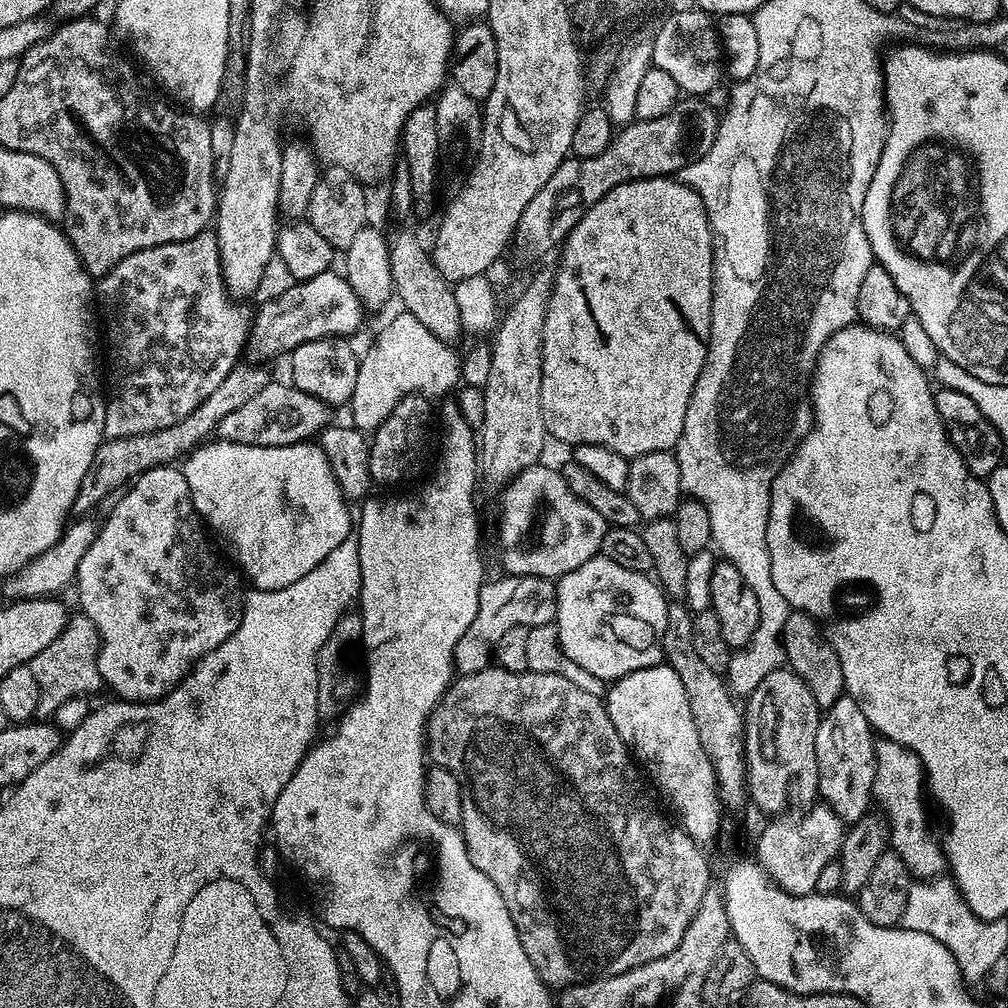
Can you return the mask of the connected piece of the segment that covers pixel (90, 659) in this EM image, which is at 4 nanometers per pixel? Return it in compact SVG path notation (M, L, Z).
M83 614L69 615L66 626L46 650L34 654L34 658L27 665L34 670L34 678L38 681L38 708L36 716L52 718L55 711L68 699L76 696L91 697L91 692L102 688L100 671L98 670L98 654L100 653L100 635L90 622L90 618Z

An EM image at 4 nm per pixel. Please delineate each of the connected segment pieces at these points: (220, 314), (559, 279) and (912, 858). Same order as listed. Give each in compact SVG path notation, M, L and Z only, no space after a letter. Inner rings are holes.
M205 230L194 238L186 238L182 242L170 242L162 246L154 246L146 250L138 250L126 258L122 258L106 275L99 277L94 288L94 296L98 301L98 312L104 315L104 332L108 335L108 372L106 368L106 399L104 402L104 434L109 440L130 438L138 434L150 434L154 430L162 430L174 426L174 422L182 422L186 414L190 414L234 370L245 351L248 342L248 330L252 326L253 313L243 308L243 303L237 302L228 295L224 285L224 275L220 269L220 255L215 231Z
M655 176L645 180L631 180L625 184L614 186L598 202L594 202L586 210L586 214L570 230L570 234L564 239L562 247L559 249L560 268L555 269L556 281L552 284L550 302L546 310L546 326L544 327L544 341L542 342L542 418L544 419L544 430L549 437L561 440L567 446L577 444L597 444L606 446L610 450L618 450L618 454L626 457L641 456L651 452L672 452L676 444L680 441L682 426L686 422L686 406L690 406L690 398L694 394L694 386L698 382L698 374L702 374L702 366L708 360L708 339L712 333L712 246L714 237L712 227L708 221L708 209L705 208L702 198L688 184L682 183L678 178L671 176Z
M877 739L876 773L872 794L875 803L880 803L879 811L888 822L891 851L897 852L902 862L906 862L913 877L939 877L945 871L946 857L942 851L941 841L937 837L935 840L928 829L928 812L924 809L926 777L918 754L893 740Z

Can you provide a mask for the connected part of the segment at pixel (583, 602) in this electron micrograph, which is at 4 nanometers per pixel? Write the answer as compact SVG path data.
M603 554L591 556L578 570L570 570L556 580L556 619L558 638L566 656L590 670L595 677L611 682L634 670L649 668L664 660L664 631L669 601L664 589L651 575L618 566Z

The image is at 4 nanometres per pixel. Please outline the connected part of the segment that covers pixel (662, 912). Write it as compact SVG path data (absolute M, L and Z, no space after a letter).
M489 666L469 676L457 675L449 684L440 705L428 718L426 752L435 767L450 770L460 779L464 787L464 802L458 827L464 834L466 850L474 866L478 866L478 870L498 886L498 894L502 894L510 910L510 918L514 918L522 950L526 950L530 966L538 970L544 984L563 990L570 984L617 976L646 962L654 962L680 945L690 922L698 914L698 906L702 906L702 898L710 891L705 849L679 823L672 821L671 824L644 793L640 785L641 769L618 730L614 730L607 703L601 697L574 686L569 679L558 674L511 672L499 666Z

